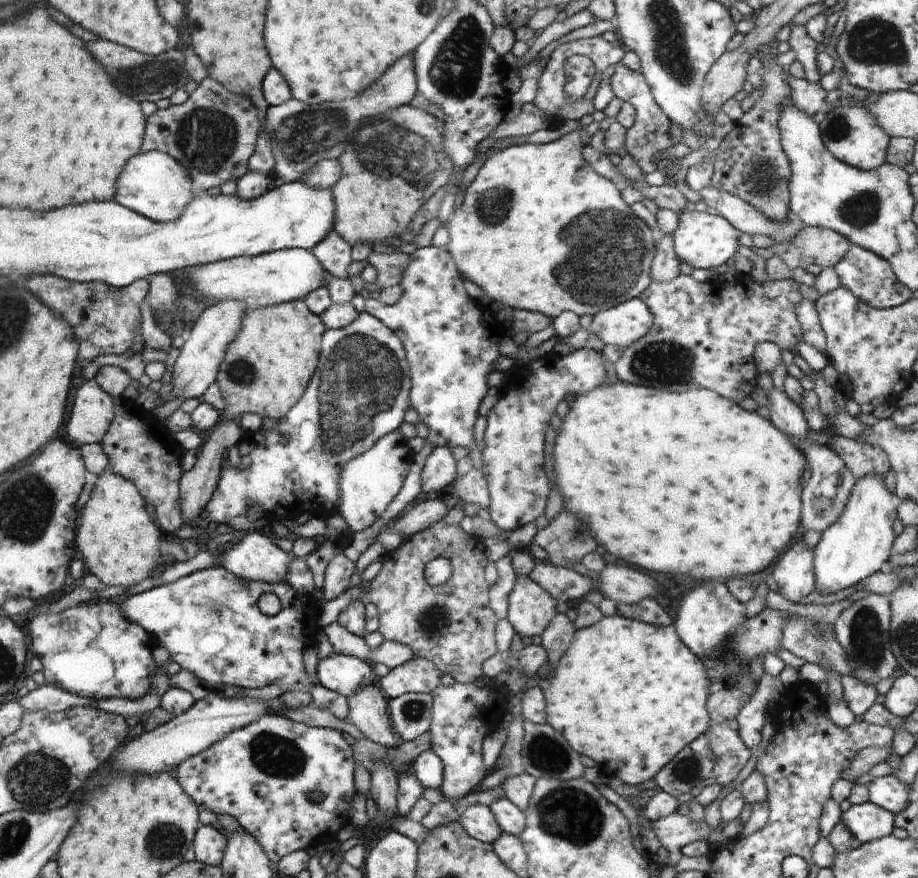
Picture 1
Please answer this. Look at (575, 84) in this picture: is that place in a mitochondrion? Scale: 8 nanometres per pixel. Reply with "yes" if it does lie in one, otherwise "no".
yes

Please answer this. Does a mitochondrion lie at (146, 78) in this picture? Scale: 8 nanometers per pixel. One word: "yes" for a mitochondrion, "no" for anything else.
yes

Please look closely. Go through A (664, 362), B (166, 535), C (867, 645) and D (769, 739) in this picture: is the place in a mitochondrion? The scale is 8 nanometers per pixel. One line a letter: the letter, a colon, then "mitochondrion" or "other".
A: mitochondrion
B: other
C: mitochondrion
D: other

